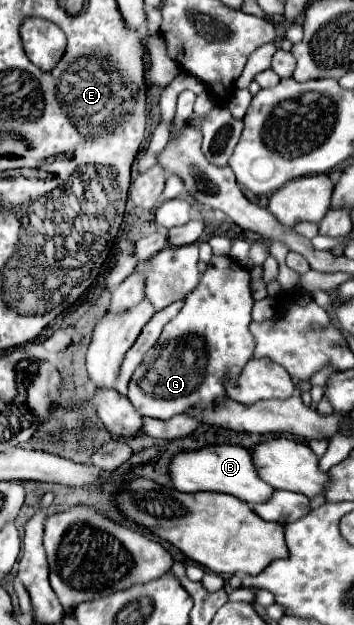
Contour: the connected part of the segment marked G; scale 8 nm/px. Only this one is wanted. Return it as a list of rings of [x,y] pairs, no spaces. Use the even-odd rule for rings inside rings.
[[[214,255],[198,287],[186,297],[182,311],[166,323],[158,343],[134,371],[128,399],[136,411],[152,419],[172,419],[194,407],[222,401],[226,397],[226,381],[240,375],[254,351],[254,337],[248,329],[252,305],[248,269],[232,257]]]

